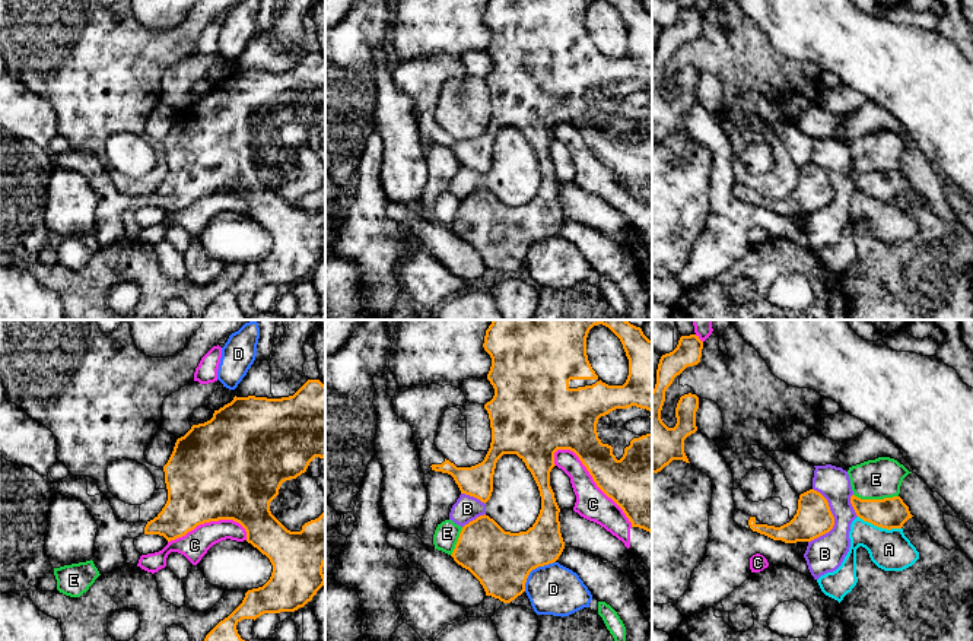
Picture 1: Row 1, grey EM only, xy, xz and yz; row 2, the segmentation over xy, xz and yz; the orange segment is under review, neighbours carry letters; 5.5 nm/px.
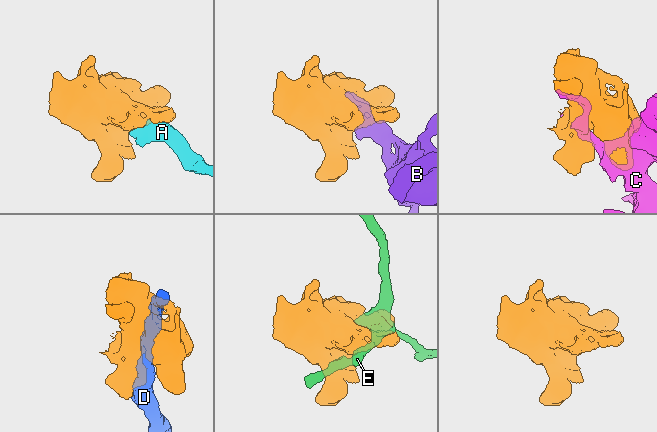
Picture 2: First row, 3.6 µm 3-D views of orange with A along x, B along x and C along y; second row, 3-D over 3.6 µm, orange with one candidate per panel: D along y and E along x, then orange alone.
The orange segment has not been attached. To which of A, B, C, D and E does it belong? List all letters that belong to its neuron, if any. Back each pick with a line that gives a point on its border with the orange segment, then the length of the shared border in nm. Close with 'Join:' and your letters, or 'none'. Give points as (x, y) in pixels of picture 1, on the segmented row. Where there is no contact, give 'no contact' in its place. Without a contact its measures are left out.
Join: none

